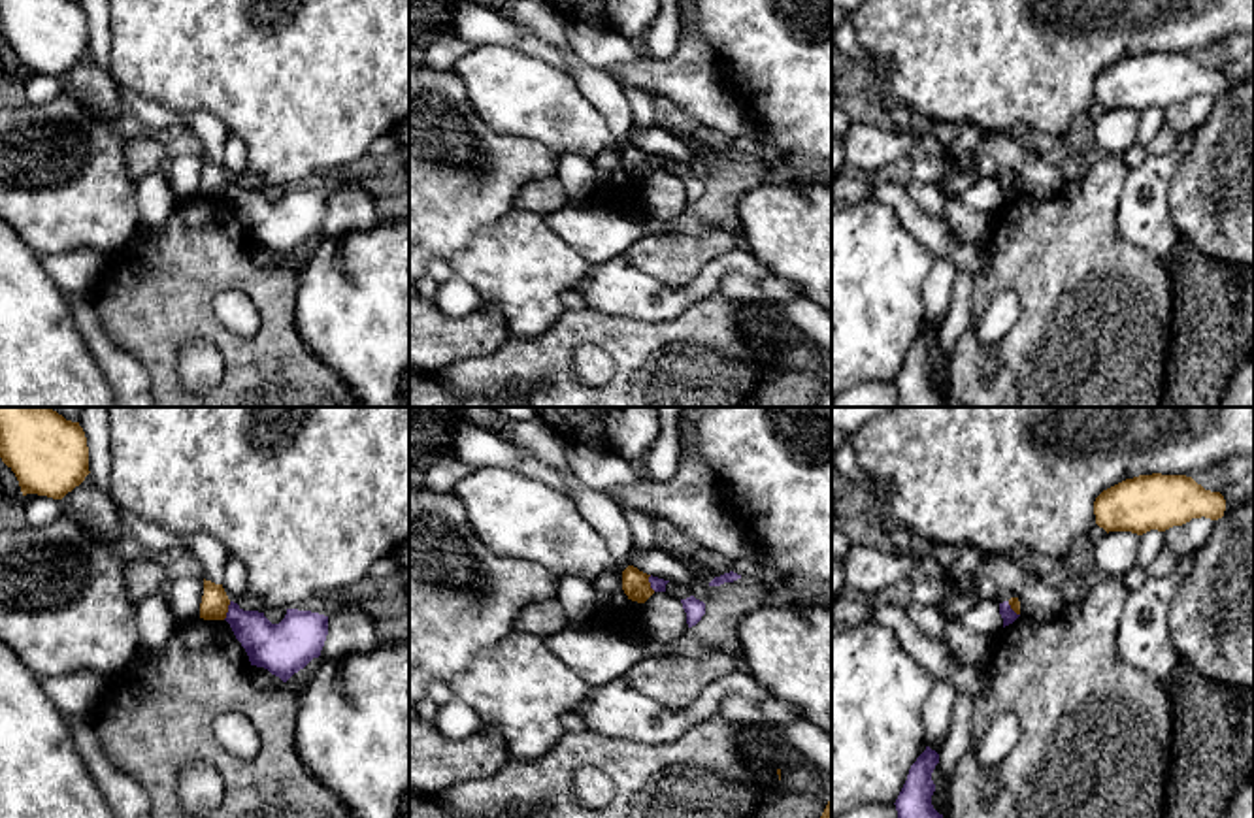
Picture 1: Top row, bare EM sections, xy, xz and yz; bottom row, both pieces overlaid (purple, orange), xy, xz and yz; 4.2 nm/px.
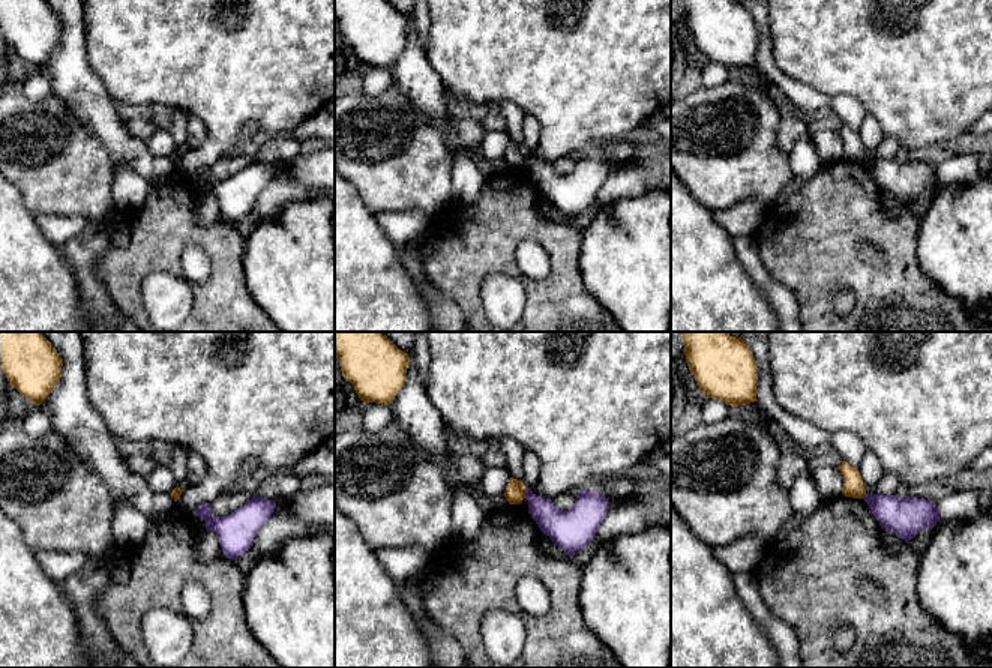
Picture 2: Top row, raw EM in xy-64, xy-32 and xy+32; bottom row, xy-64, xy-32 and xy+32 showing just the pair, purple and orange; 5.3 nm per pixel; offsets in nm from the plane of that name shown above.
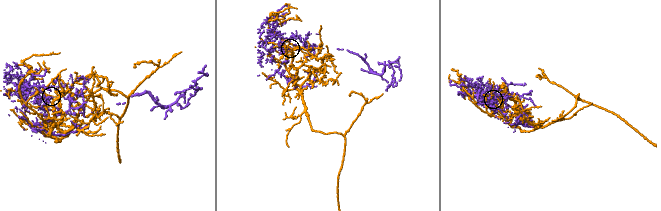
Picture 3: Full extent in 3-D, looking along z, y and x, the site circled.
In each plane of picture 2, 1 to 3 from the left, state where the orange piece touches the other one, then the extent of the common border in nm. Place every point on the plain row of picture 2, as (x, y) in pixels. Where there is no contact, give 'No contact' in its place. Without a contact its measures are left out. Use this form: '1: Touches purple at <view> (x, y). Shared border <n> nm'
1: No contact
2: Touches purple at xy-32 (526, 156). Shared border 60 nm
3: Touches purple at xy+32 (865, 159). Shared border 40 nm

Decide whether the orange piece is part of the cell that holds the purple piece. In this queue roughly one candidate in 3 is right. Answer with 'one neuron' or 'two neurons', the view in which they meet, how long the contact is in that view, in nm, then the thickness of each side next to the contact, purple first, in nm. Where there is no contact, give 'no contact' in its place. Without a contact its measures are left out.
two neurons; meets purple in xy; contact 90 nm long; 200 nm thick on the purple side, 120 nm on the other

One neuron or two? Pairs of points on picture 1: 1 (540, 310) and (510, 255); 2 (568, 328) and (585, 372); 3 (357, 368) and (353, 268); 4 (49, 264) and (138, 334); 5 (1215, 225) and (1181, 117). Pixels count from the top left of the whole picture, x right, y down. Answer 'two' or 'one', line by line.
1: one
2: two
3: one
4: two
5: two

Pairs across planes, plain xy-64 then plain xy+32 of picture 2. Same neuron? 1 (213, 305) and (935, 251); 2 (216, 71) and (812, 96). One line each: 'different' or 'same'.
1: different
2: different

